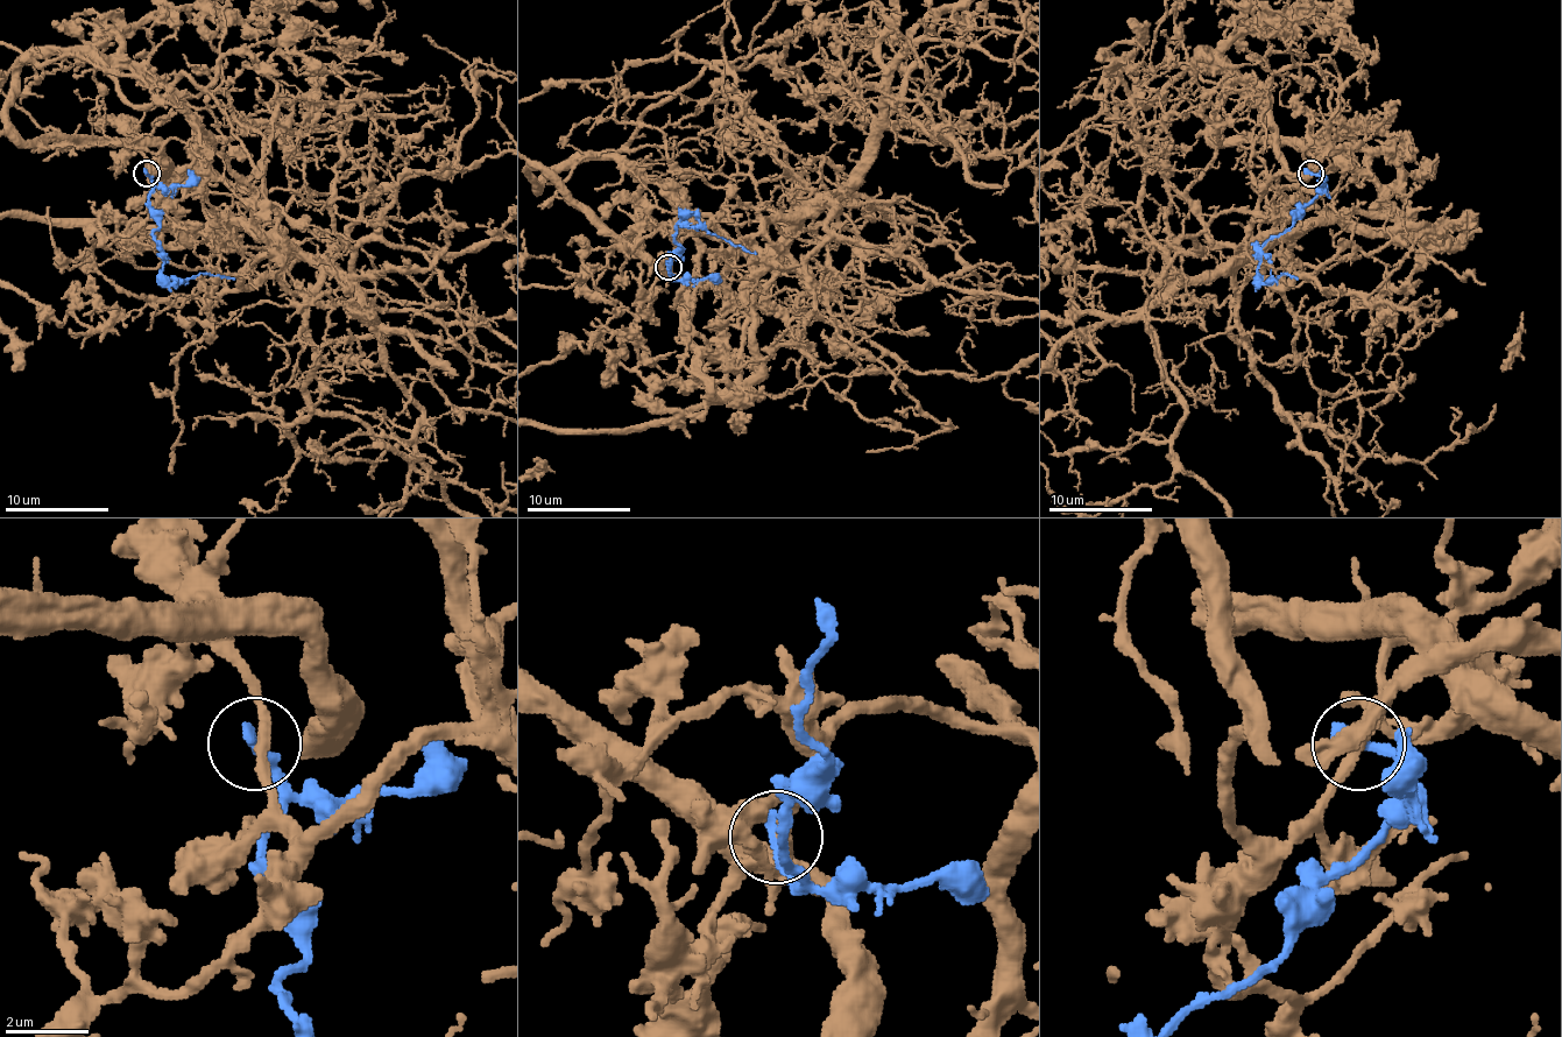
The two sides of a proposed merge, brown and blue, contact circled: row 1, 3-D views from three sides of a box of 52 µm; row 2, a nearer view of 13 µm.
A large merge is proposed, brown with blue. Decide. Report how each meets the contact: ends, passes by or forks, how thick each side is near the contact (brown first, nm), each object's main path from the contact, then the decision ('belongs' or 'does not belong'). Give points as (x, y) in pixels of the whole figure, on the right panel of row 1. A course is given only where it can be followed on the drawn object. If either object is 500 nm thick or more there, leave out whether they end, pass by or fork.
brown passes by | blue ends | 260/340 nm | blue via (1309, 174), (1322, 184), (1292, 226), (1260, 249), (1258, 282), (1271, 282), (1279, 275), (1294, 277) | does not belong

